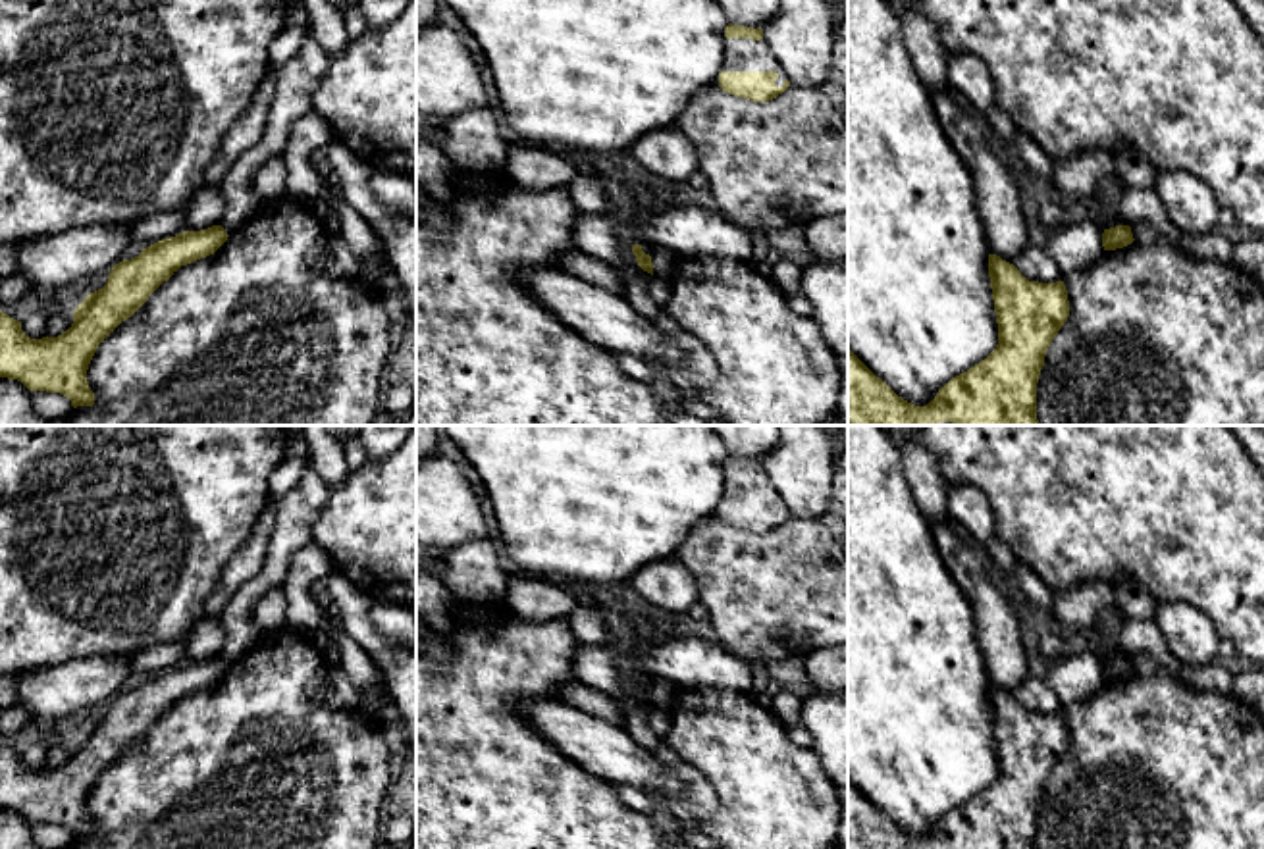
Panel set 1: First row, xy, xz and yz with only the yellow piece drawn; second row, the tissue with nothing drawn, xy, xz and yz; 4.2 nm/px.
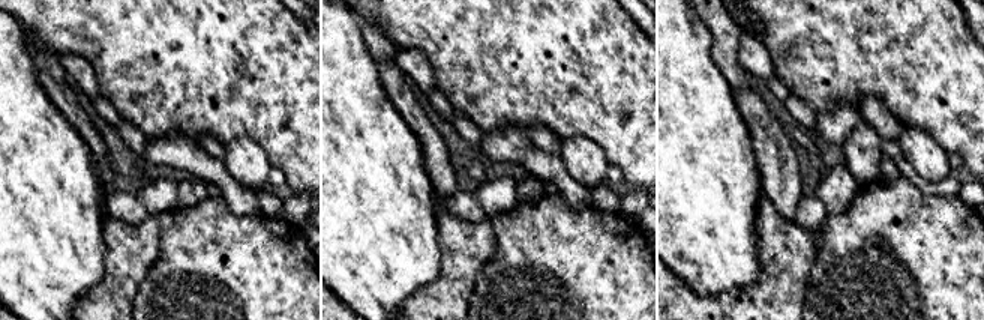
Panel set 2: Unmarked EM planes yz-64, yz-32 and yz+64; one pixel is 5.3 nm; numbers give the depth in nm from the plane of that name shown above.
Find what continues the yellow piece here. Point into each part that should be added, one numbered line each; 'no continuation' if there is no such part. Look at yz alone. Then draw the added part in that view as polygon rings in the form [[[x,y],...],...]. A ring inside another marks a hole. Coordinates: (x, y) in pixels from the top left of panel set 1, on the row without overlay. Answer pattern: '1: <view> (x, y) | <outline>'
1: yz (1112, 618) | [[[1112,603],[1098,618],[1098,630],[1094,635],[1098,637],[1098,643],[1102,647],[1102,660],[1110,660],[1116,656],[1127,656],[1119,643],[1119,630],[1129,618],[1123,614],[1123,610]]]

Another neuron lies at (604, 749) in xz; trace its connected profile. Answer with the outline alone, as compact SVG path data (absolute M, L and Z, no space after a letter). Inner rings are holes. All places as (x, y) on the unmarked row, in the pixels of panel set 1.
M522 699L511 710L543 741L599 780L640 787L655 797L686 791L686 784L659 762L655 751L636 743L617 724L561 699Z

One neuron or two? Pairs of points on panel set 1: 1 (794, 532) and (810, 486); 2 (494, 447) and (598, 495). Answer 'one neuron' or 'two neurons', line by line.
1: two neurons
2: one neuron

